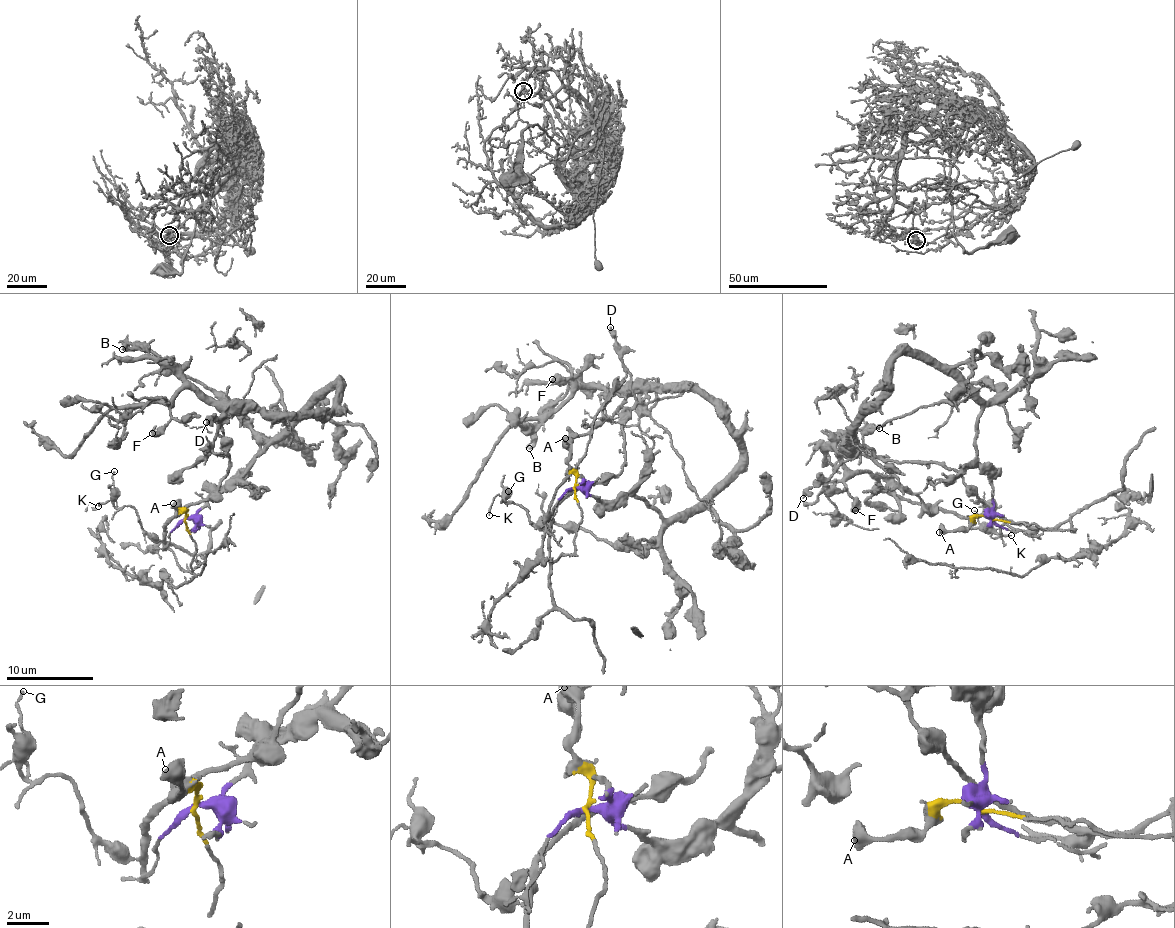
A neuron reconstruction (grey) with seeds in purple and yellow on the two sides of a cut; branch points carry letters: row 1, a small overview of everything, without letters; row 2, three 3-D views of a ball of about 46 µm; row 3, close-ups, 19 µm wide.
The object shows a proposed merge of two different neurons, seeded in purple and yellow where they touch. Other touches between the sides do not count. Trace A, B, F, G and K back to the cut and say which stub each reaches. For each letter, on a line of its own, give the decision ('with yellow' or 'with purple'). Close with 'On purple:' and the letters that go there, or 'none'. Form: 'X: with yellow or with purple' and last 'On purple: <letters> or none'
A: with yellow
B: with purple
F: with purple
G: with yellow
K: with yellow
On purple: B, F

